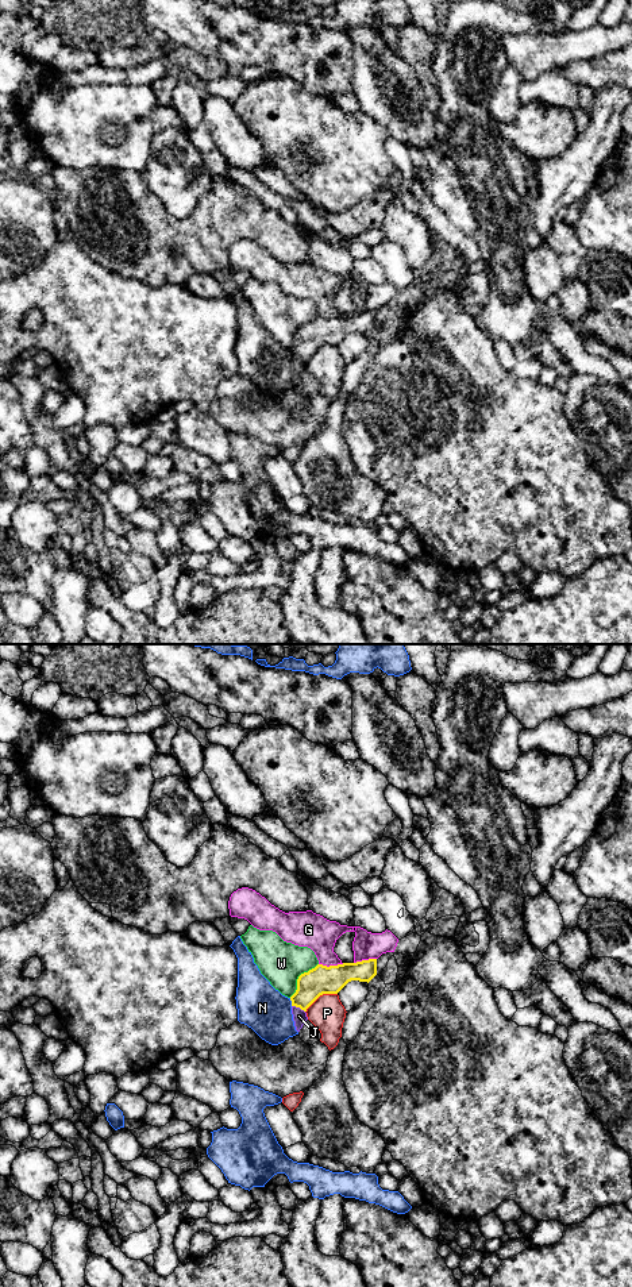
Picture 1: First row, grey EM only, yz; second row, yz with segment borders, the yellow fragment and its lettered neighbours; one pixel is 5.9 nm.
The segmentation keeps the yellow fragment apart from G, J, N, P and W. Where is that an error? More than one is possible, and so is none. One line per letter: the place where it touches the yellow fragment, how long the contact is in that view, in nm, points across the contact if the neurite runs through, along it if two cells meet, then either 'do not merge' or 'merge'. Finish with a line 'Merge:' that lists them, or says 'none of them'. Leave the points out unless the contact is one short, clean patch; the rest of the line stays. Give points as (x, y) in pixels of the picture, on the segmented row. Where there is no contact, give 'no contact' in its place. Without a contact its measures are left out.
G: yz (331, 966) | 150 nm | along yz (343, 963), (332, 966), (319, 964) | do not merge
J: yz (299, 1006) | 90 nm | along yz (292, 1005), (304, 1012) | do not merge
N: yz (292, 1002) | 50 nm | do not merge
P: yz (320, 994) | 220 nm | do not merge
W: yz (299, 978) | 260 nm | do not merge
Merge: none of them

